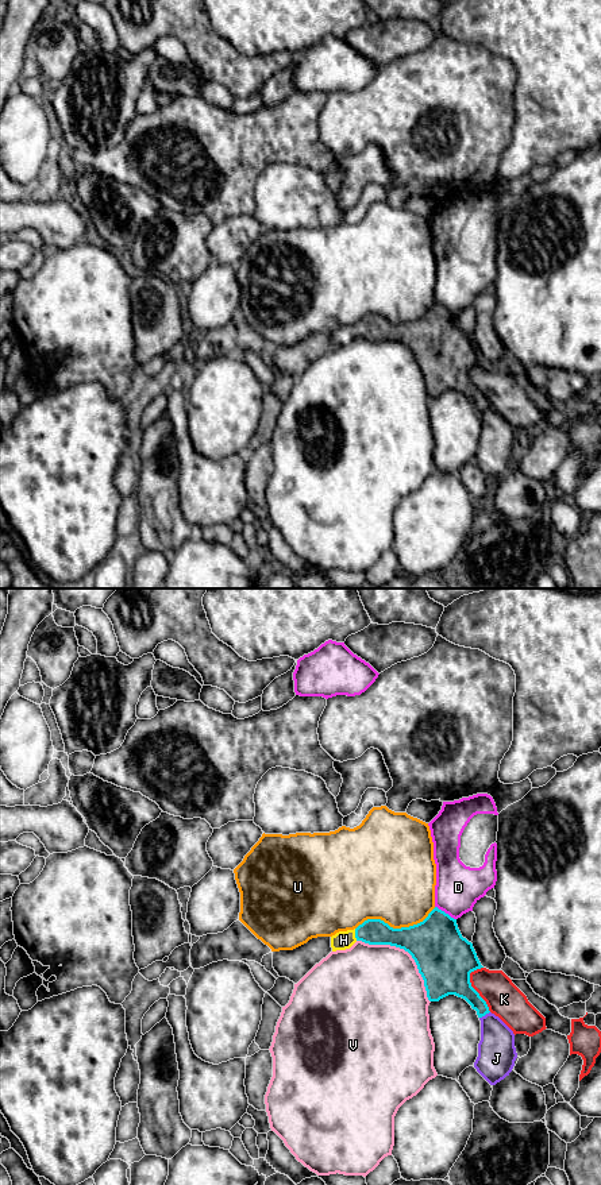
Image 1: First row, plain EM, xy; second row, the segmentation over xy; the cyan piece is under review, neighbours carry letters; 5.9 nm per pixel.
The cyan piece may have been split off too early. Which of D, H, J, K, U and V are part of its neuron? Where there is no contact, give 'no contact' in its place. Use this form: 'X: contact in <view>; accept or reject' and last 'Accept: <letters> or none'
D: contact in xy; reject
H: contact in xy; accept
J: contact in xy; reject
K: contact in xy; reject
U: contact in xy; reject
V: contact in xy; reject
Accept: H

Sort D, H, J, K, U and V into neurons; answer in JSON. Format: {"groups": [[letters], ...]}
{"groups": [["D"], ["H"], ["J"], ["K"], ["U"], ["V"]]}

